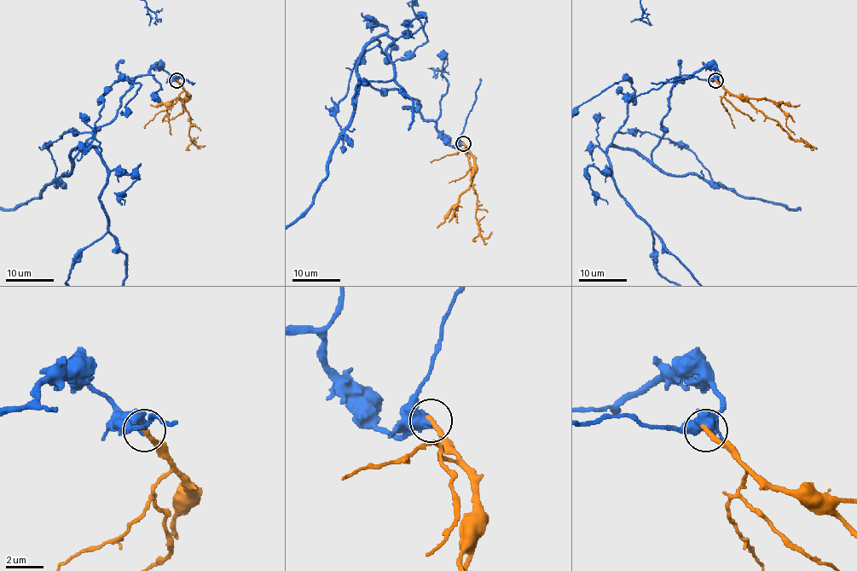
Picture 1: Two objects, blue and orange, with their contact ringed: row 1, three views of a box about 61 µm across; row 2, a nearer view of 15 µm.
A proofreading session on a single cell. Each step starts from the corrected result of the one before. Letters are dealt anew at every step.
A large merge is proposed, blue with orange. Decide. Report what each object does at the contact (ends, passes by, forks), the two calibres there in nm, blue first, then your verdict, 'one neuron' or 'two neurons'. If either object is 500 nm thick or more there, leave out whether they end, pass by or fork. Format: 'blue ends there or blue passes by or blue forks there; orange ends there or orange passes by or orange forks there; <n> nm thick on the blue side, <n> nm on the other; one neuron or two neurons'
blue forks there; orange ends there; 400 nm thick on the blue side, 320 nm on the other; two neurons

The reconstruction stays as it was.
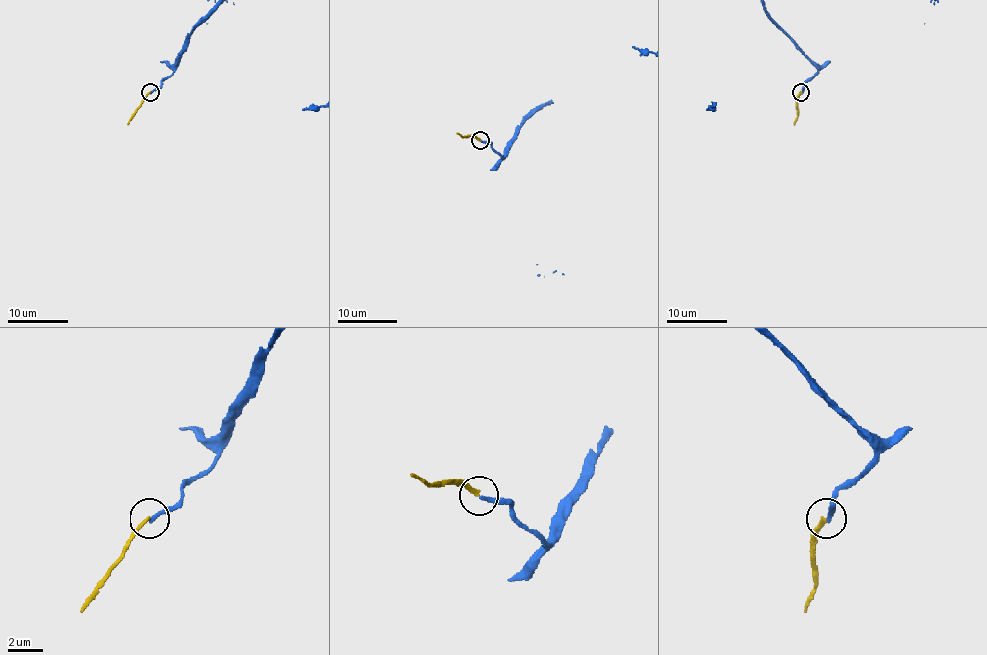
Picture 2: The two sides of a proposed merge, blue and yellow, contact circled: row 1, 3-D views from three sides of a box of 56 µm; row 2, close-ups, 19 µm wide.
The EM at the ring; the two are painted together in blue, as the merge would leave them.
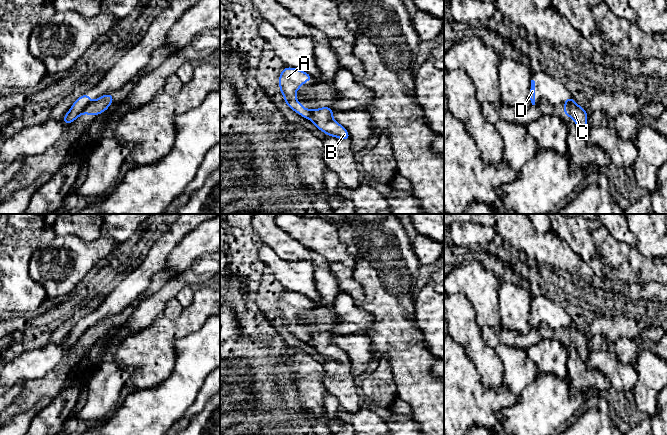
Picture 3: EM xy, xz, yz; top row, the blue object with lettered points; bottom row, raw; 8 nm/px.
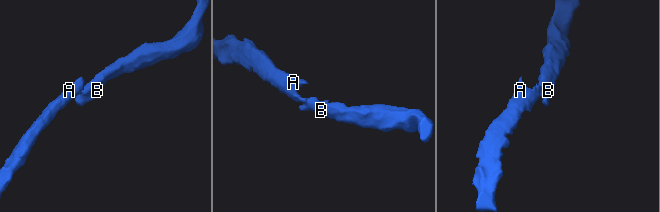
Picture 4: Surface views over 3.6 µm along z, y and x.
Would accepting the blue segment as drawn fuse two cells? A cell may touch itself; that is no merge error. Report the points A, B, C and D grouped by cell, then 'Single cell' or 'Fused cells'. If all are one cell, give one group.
Groups: A D / B C. Fused cells

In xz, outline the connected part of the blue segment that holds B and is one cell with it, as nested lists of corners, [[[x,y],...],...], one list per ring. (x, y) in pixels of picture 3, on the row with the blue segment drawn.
[[[325,106],[315,109],[309,119],[320,131],[328,136],[350,141],[349,132],[344,126],[333,119],[333,113],[333,109],[329,106]]]

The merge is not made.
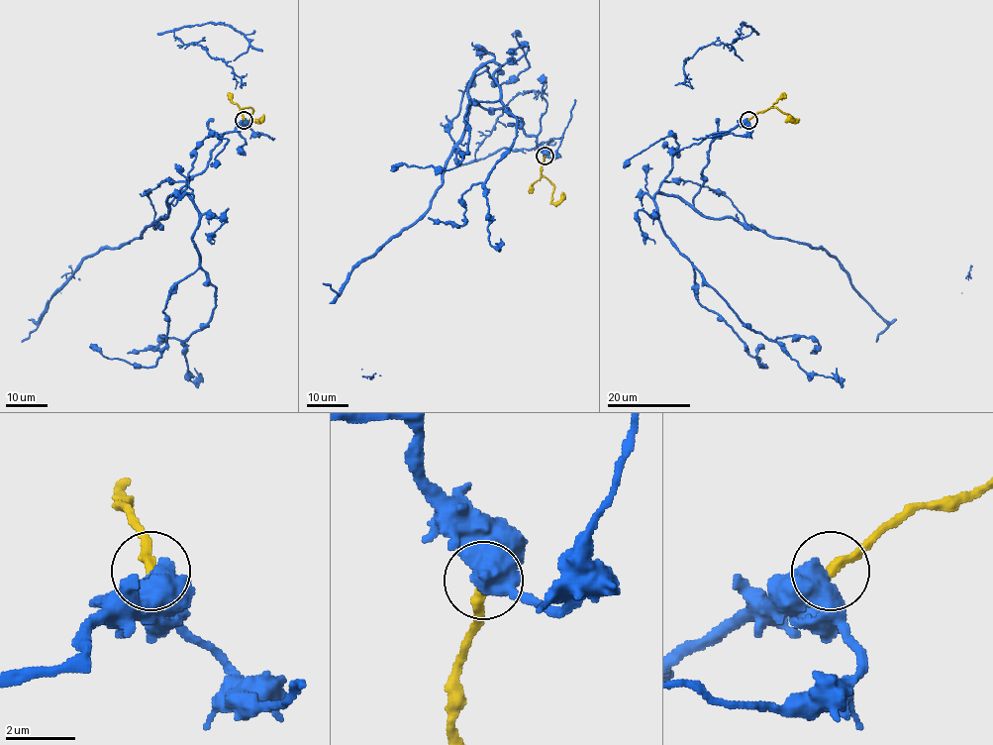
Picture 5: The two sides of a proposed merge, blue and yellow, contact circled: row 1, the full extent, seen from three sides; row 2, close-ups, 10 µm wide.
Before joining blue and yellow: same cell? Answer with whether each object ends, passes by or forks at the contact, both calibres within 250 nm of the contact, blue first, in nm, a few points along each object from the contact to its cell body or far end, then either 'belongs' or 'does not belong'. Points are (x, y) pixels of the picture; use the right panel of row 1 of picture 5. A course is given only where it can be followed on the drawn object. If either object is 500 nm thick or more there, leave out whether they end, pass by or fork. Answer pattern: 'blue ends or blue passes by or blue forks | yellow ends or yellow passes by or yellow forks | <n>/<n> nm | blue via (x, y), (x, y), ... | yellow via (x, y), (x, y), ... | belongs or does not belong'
700/280 nm | blue via (748, 120), (711, 144), (693, 199), (707, 217), (822, 248), (891, 322), (968, 277), (971, 266) | yellow via (748, 120), (759, 111), (776, 107), (796, 120), (784, 121) | belongs

